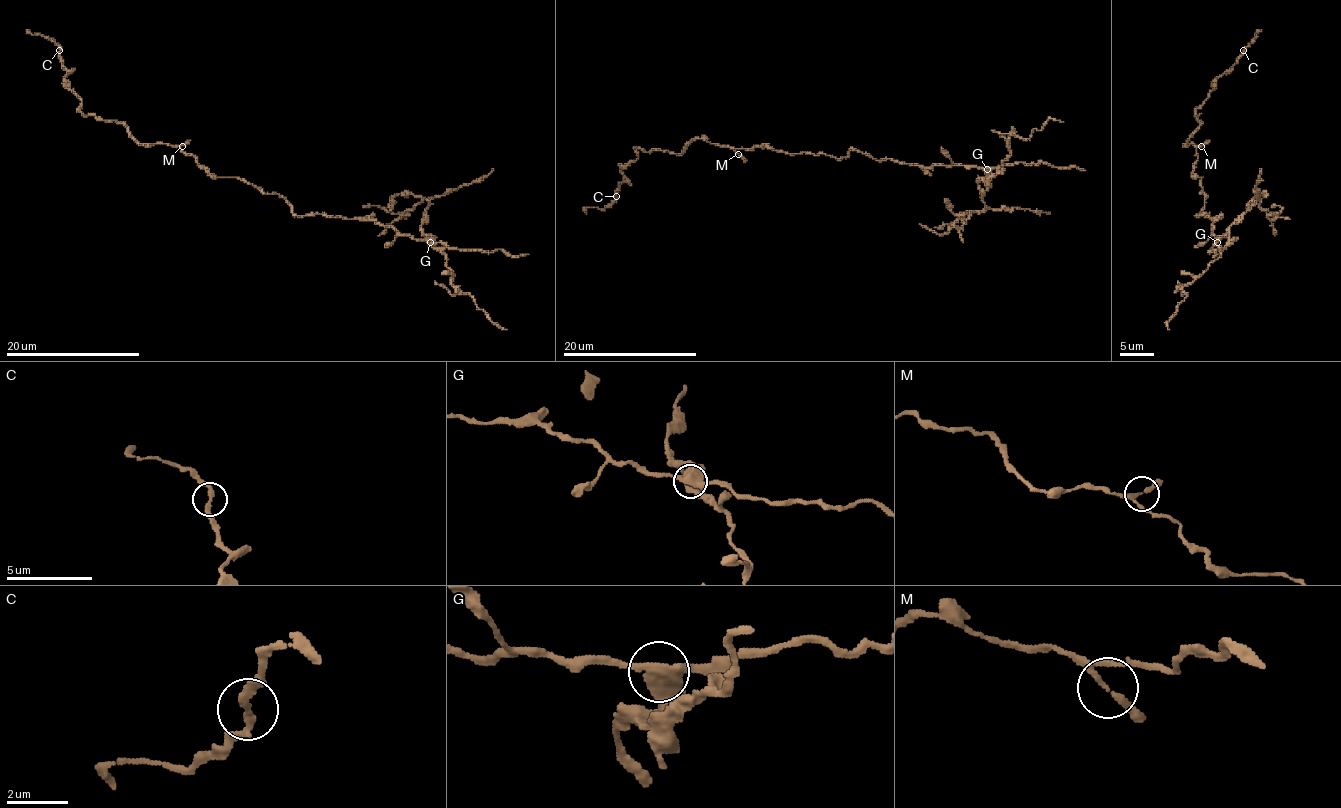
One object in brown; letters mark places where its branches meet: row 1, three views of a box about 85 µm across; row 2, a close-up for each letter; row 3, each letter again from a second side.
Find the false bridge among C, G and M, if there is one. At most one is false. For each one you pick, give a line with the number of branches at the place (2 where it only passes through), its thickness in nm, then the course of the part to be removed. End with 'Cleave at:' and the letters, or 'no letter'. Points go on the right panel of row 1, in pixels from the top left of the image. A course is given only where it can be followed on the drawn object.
G: branches 3; calibre 420 nm; course (1216, 242), (1228, 237), (1228, 244), (1219, 256), (1191, 282), (1183, 286), (1186, 298), (1166, 323), (1169, 329)
Cleave at: G

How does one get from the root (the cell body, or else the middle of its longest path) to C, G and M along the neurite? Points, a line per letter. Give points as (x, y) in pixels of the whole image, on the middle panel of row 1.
C: (816, 155), (764, 145), (733, 149), (702, 138), (680, 154), (636, 147), (638, 157), (621, 170), (616, 195)
G: (816, 155), (841, 159), (851, 150), (859, 150), (877, 160), (986, 169)
M: (816, 155), (807, 152), (785, 154), (764, 145), (752, 150), (737, 149), (739, 154)

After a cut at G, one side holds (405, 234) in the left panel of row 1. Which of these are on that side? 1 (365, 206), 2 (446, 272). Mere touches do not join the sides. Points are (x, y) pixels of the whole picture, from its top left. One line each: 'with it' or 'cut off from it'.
1: cut off from it
2: cut off from it

